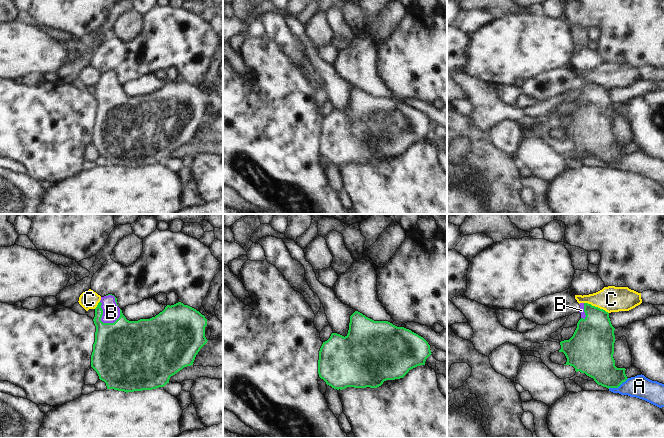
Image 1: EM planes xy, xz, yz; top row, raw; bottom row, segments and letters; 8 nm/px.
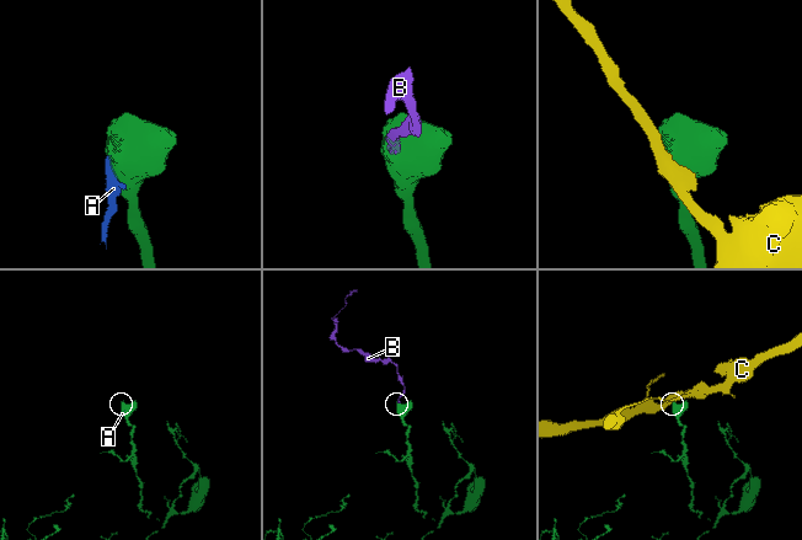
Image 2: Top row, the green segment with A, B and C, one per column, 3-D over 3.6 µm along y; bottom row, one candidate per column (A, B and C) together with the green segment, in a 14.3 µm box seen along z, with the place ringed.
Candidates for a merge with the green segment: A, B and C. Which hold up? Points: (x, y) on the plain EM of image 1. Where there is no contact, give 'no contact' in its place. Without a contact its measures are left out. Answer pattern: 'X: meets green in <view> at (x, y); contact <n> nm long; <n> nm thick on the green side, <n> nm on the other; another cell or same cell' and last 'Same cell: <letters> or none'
A: meets green in yz at (618, 162); contact 190 nm long; 260 nm thick on the green side, 180 nm on the other; another cell
B: meets green in xy at (101, 93); contact 220 nm long; 360 nm thick on the green side, 140 nm on the other; same cell
C: meets green in yz at (596, 83); contact 220 nm long; 320 nm thick on the green side, 200 nm on the other; another cell
Same cell: B

